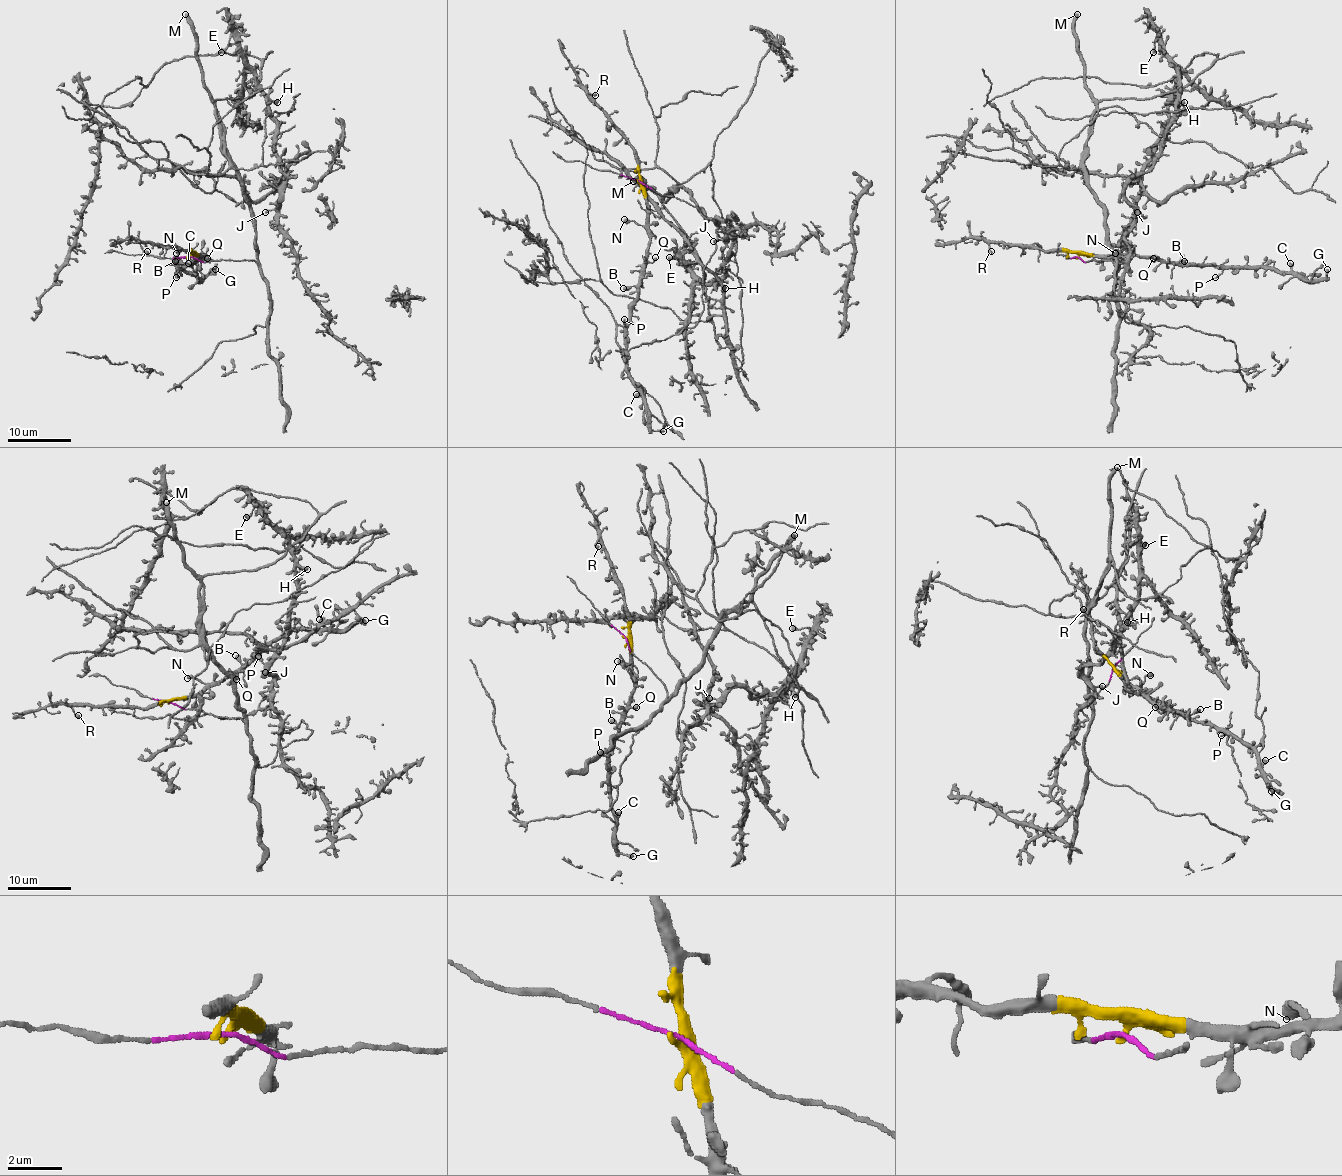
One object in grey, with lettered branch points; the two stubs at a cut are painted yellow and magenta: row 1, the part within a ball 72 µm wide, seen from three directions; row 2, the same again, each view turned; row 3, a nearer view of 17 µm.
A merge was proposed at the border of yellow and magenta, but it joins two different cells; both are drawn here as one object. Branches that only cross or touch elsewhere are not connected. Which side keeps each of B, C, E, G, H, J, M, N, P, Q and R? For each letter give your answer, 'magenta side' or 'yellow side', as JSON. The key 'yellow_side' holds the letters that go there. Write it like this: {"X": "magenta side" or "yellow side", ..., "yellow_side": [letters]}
{"B": "yellow side", "C": "yellow side", "E": "magenta side", "G": "yellow side", "H": "magenta side", "J": "magenta side", "M": "magenta side", "N": "yellow side", "P": "yellow side", "Q": "yellow side", "R": "yellow side", "yellow_side": ["B", "C", "G", "N", "P", "Q", "R"]}

